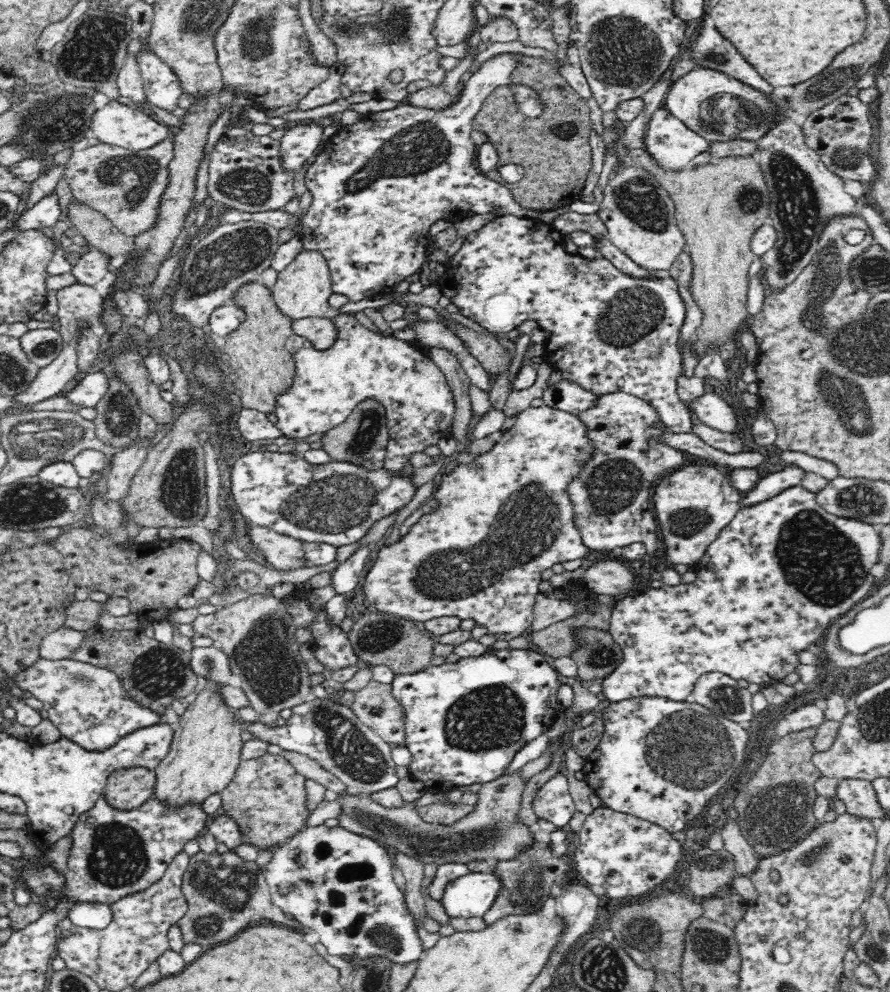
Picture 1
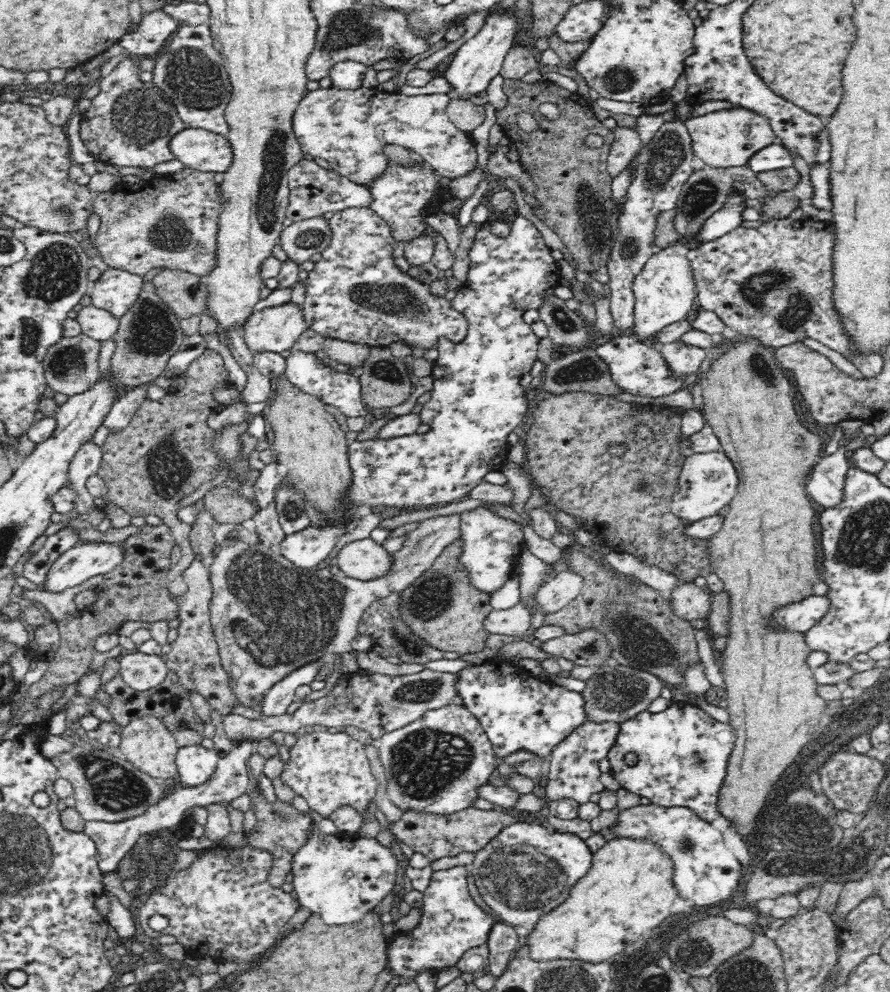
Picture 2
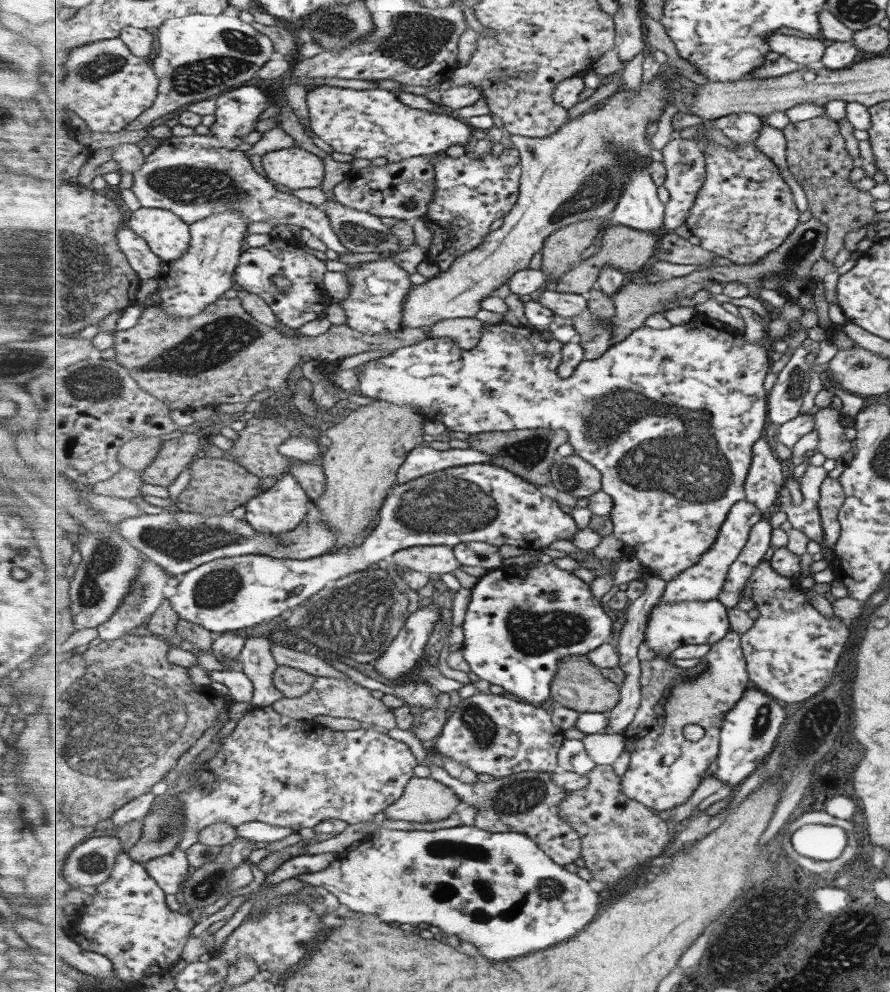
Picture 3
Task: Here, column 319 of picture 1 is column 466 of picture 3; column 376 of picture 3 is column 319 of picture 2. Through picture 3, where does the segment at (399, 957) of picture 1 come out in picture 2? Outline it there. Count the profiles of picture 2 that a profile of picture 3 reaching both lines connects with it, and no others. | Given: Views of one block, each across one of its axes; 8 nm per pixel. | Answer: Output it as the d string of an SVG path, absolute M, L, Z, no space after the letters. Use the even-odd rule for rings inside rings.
M314 830L314 836L304 844L292 862L293 895L304 908L319 914L327 925L339 927L357 923L366 913L378 906L388 894L392 893L396 868L399 862L388 847L381 845L376 838L362 838L354 834L324 834Z

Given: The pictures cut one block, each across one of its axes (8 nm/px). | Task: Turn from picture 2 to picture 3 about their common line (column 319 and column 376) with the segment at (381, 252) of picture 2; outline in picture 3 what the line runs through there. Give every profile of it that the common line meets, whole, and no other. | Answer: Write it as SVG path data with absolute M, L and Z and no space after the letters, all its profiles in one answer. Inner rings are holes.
M397 219L397 222L391 225L391 229L401 239L397 252L393 252L393 250L383 252L379 256L379 260L361 263L359 268L344 272L352 283L350 298L341 304L347 316L347 326L369 335L397 333L403 328L404 301L407 300L409 292L414 286L409 280L409 274L393 262L393 255L415 243L412 222Z

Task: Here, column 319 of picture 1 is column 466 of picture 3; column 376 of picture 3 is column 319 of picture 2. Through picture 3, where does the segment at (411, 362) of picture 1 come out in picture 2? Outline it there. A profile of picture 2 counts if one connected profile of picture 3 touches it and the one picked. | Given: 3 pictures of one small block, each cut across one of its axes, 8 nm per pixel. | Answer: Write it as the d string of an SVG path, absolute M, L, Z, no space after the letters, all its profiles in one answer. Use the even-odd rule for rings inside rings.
M292 349L290 356L285 358L285 377L298 391L311 395L325 405L336 407L346 417L368 416L363 402L359 377L337 372L331 363L318 359L314 353Z

